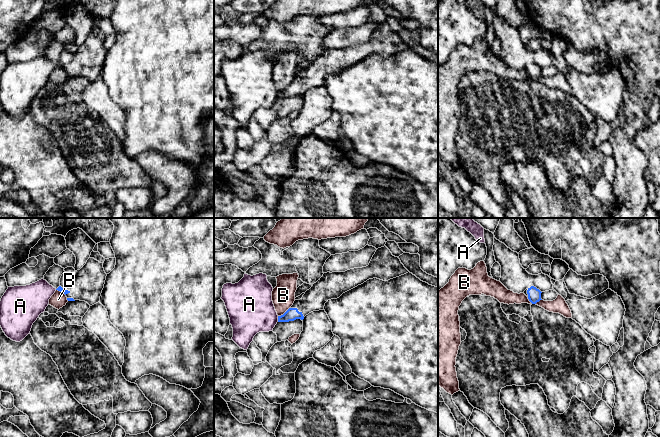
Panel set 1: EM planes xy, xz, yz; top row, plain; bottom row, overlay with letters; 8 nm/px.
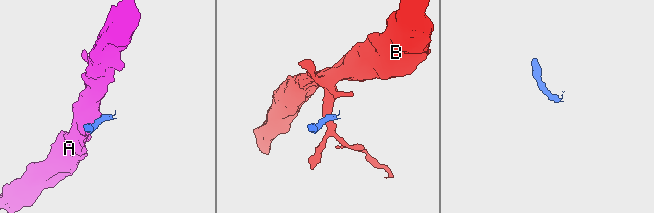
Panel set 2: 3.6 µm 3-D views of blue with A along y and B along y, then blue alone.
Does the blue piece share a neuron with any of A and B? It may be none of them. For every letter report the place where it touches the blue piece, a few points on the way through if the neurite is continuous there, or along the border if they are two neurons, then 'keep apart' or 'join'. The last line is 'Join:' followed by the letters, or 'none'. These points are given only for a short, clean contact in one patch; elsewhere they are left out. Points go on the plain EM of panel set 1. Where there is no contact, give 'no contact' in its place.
A: xz (278, 95) | along xz (277, 92), (278, 97) | keep apart
B: xz (285, 88) | along xz (290, 83), (278, 92) | keep apart
Join: none

